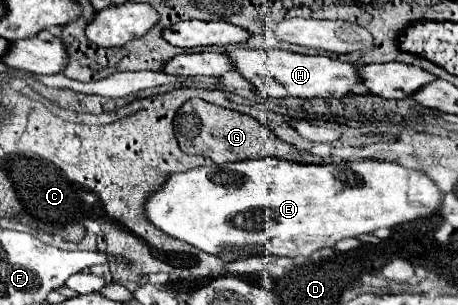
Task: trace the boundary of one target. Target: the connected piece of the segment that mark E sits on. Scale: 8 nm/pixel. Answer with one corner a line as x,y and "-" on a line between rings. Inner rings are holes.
265,157
265,159
255,159
255,161
237,161
237,163
227,163
227,165
203,165
203,167
189,169
189,171
185,171
185,173
173,173
173,175
169,175
169,177
167,177
167,181
161,185
161,189
157,189
155,193
151,193
151,195
149,195
149,199
145,201
145,217
149,219
149,223
153,223
153,225
155,225
157,229
161,229
163,233
167,233
167,235
171,235
171,237
175,237
175,239
181,239
181,241
185,241
185,243
189,243
189,245
197,247
199,251
205,251
205,253
209,253
209,255
217,255
219,259
223,259
223,261
227,261
227,263
237,261
239,257
271,253
271,255
281,255
281,257
289,257
289,259
293,259
293,266
298,267
301,264
301,260
304,259
304,256
309,257
311,254
313,256
312,263
317,263
317,256
318,263
319,261
323,261
323,259
326,259
326,249
334,249
323,247
333,247
337,241
341,241
341,239
345,239
345,237
357,237
357,235
361,235
361,233
371,233
371,231
375,231
375,229
379,229
379,227
395,227
395,225
401,225
401,223
407,223
407,221
419,219
419,217
429,217
429,215
433,215
435,211
439,211
439,207
441,207
441,191
437,189
437,185
435,185
435,183
433,183
425,173
421,173
421,171
413,171
413,169
405,169
405,167
397,165
397,163
387,163
387,161
345,161
345,163
333,163
333,165
301,165
301,163
291,163
291,161
283,161
283,159
277,159
277,157

